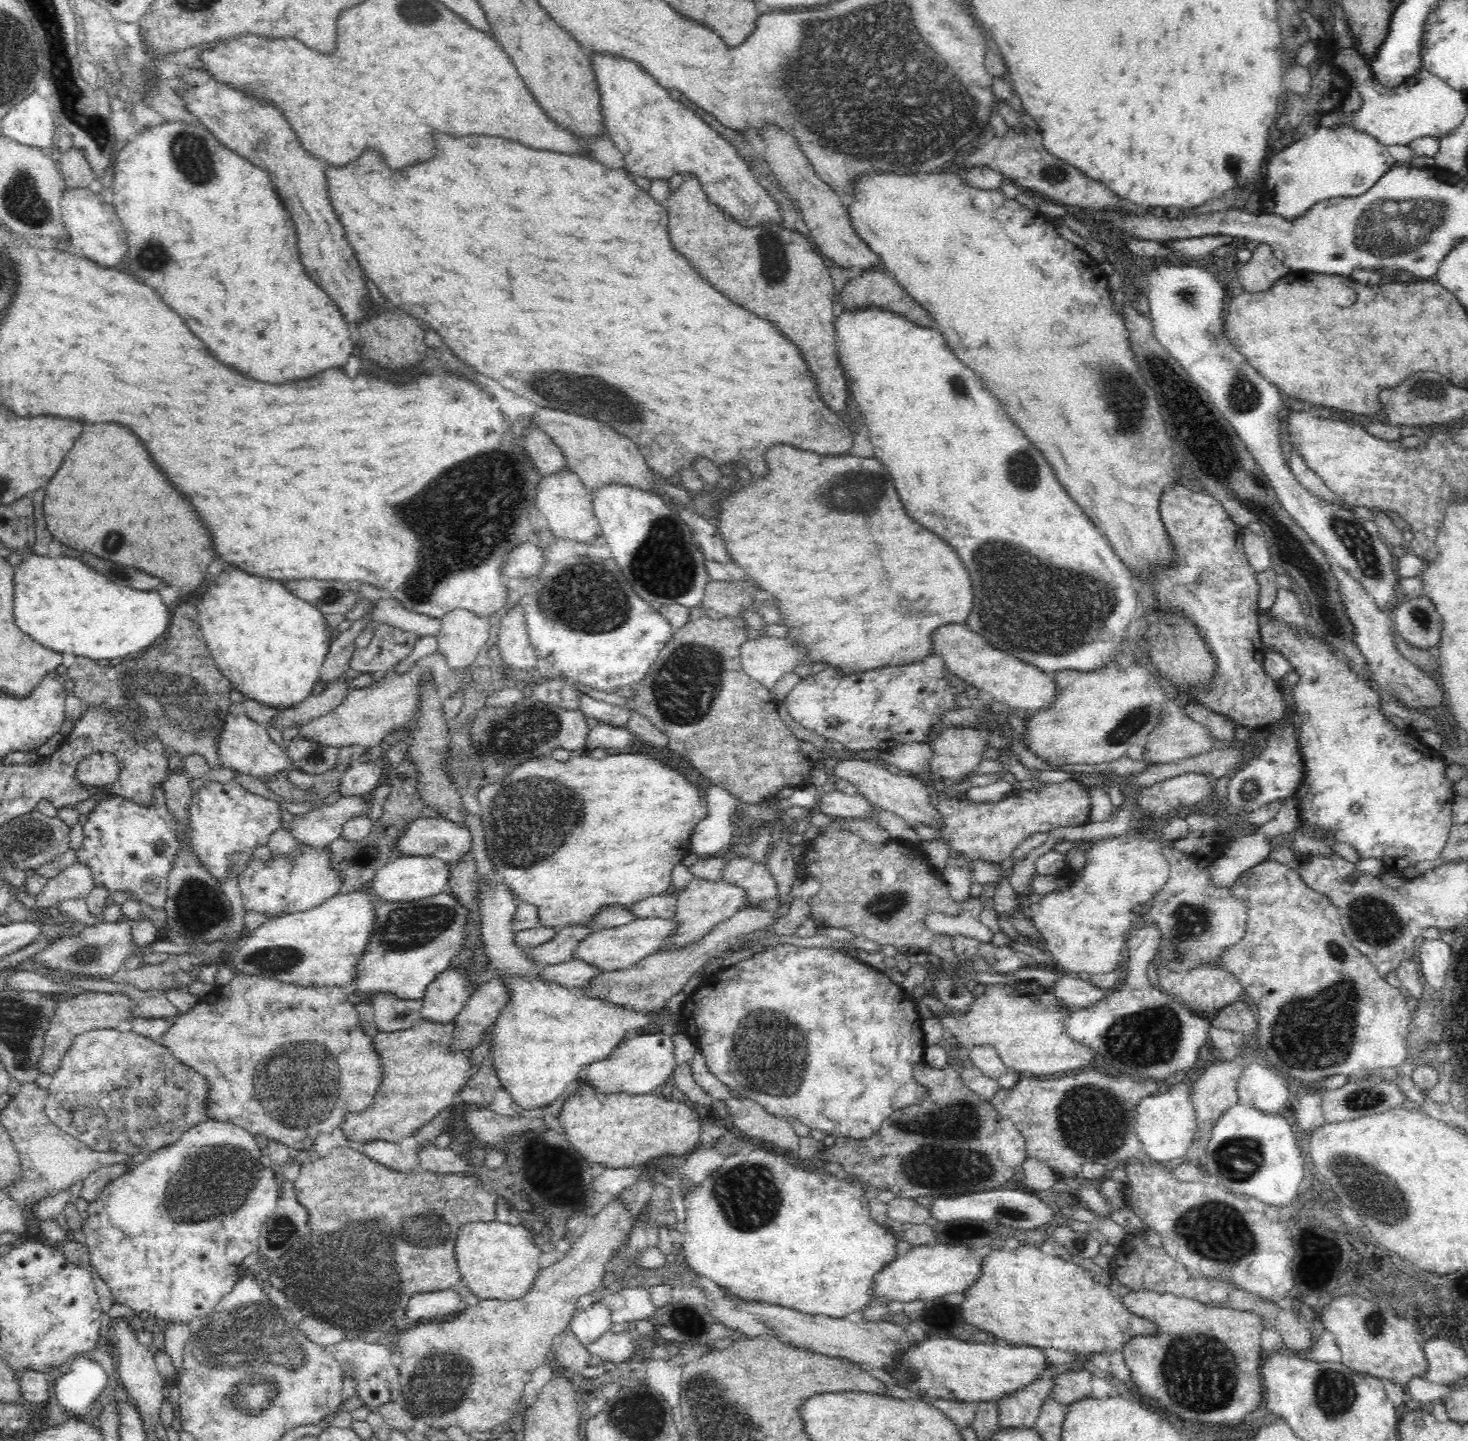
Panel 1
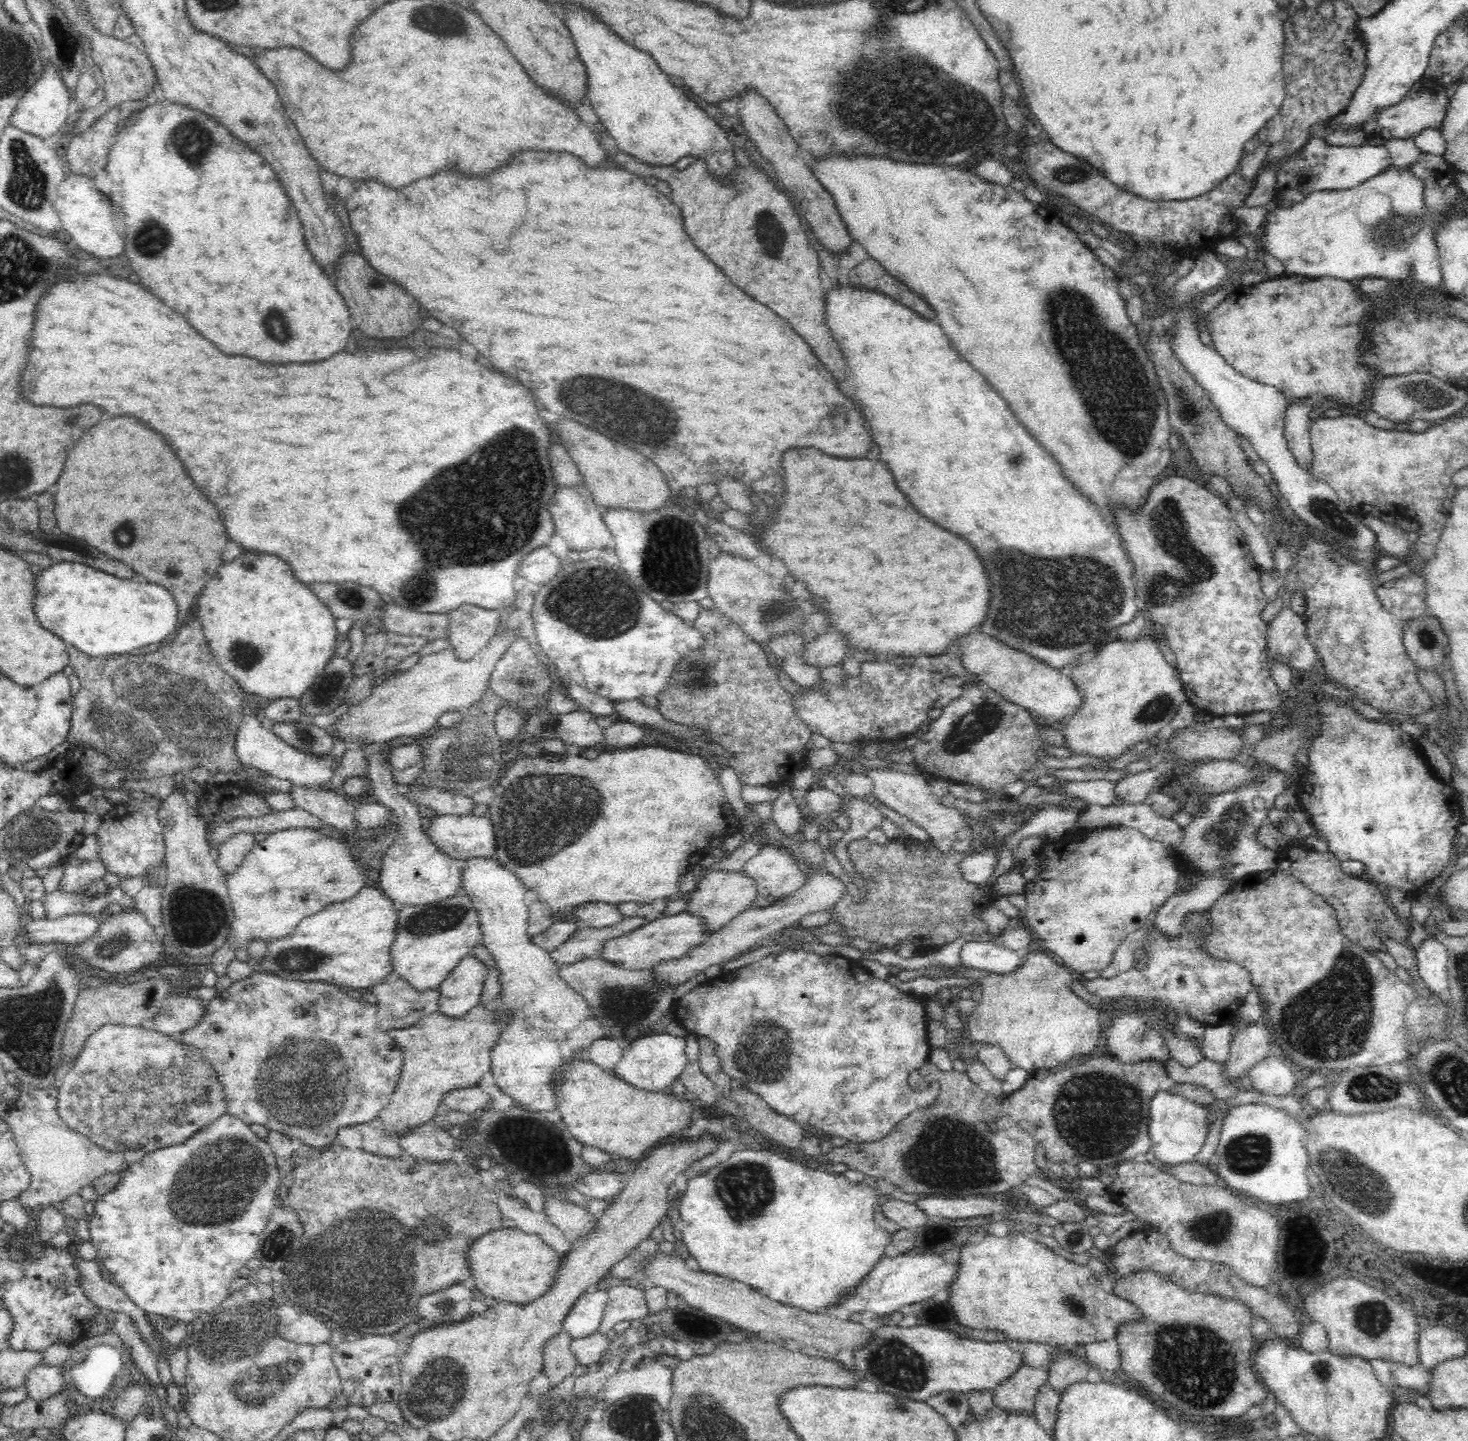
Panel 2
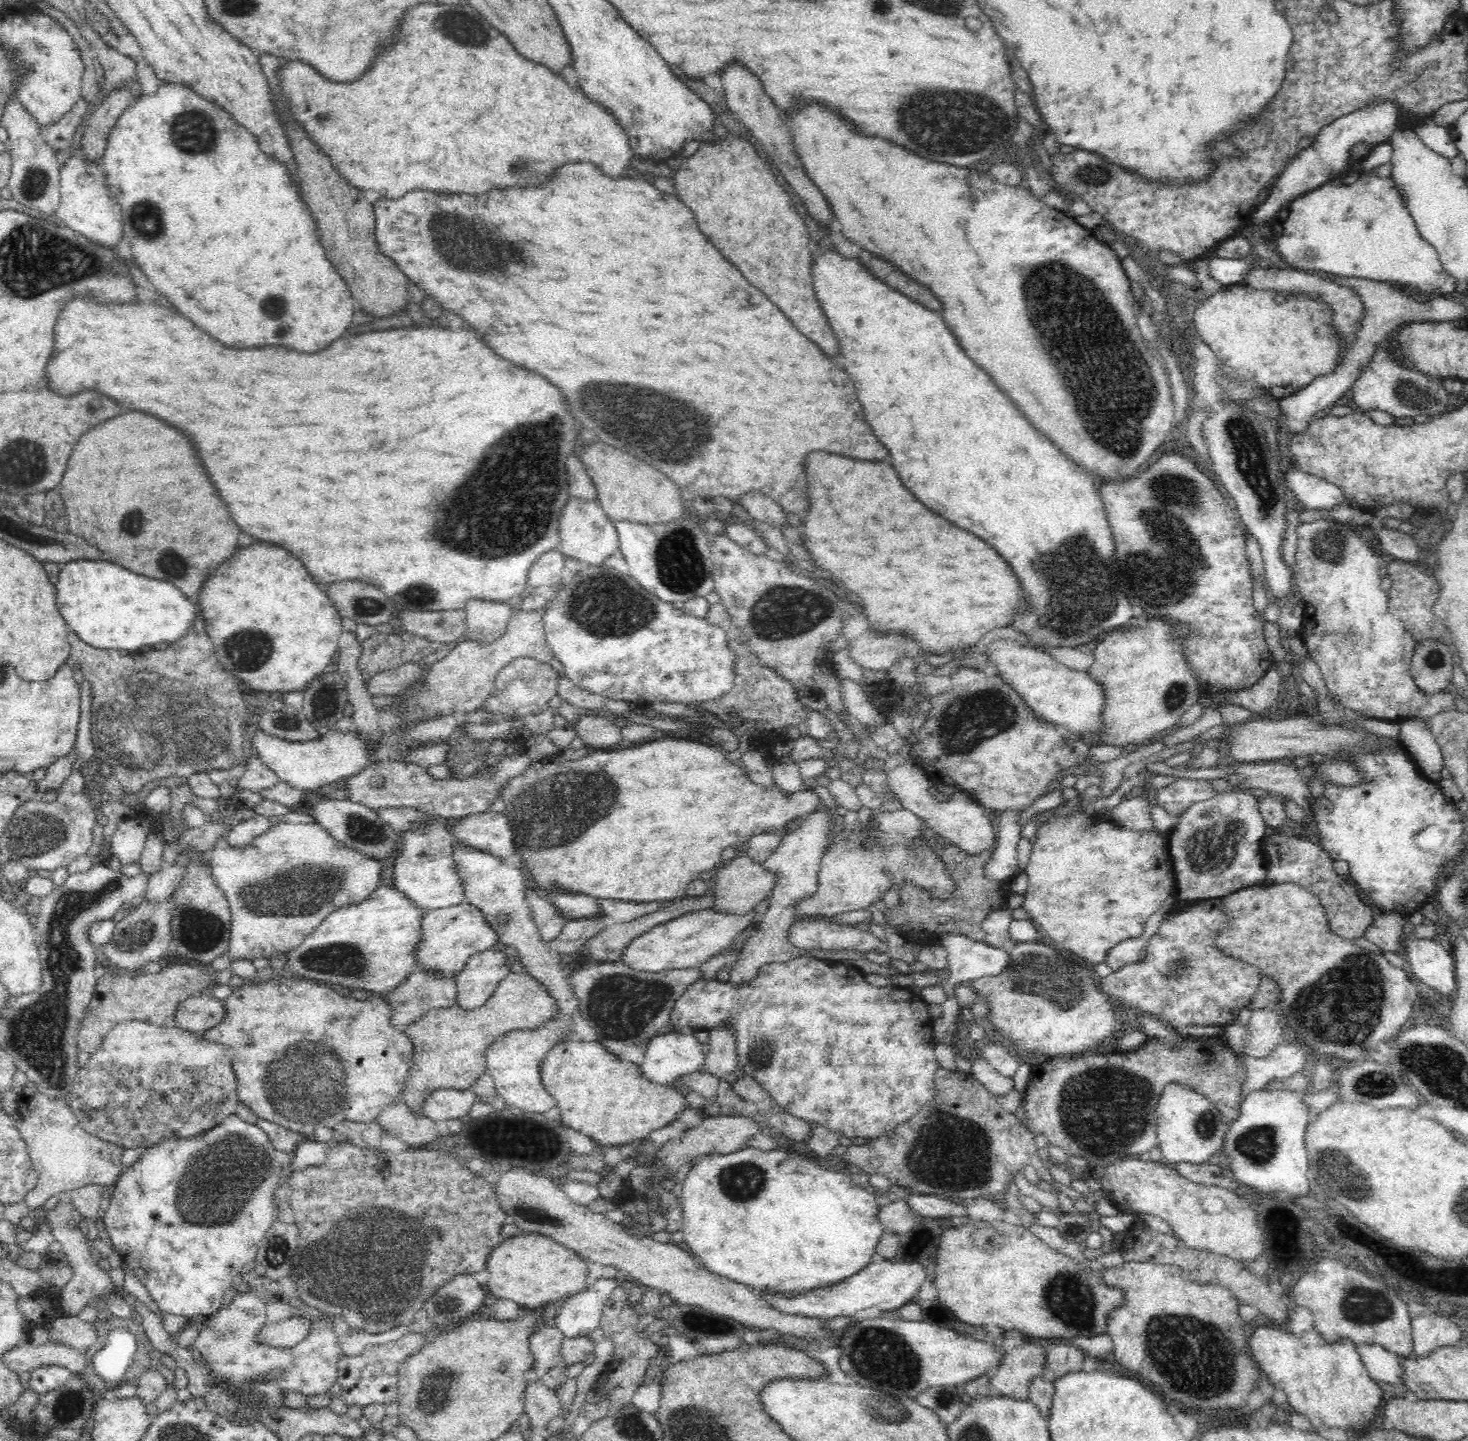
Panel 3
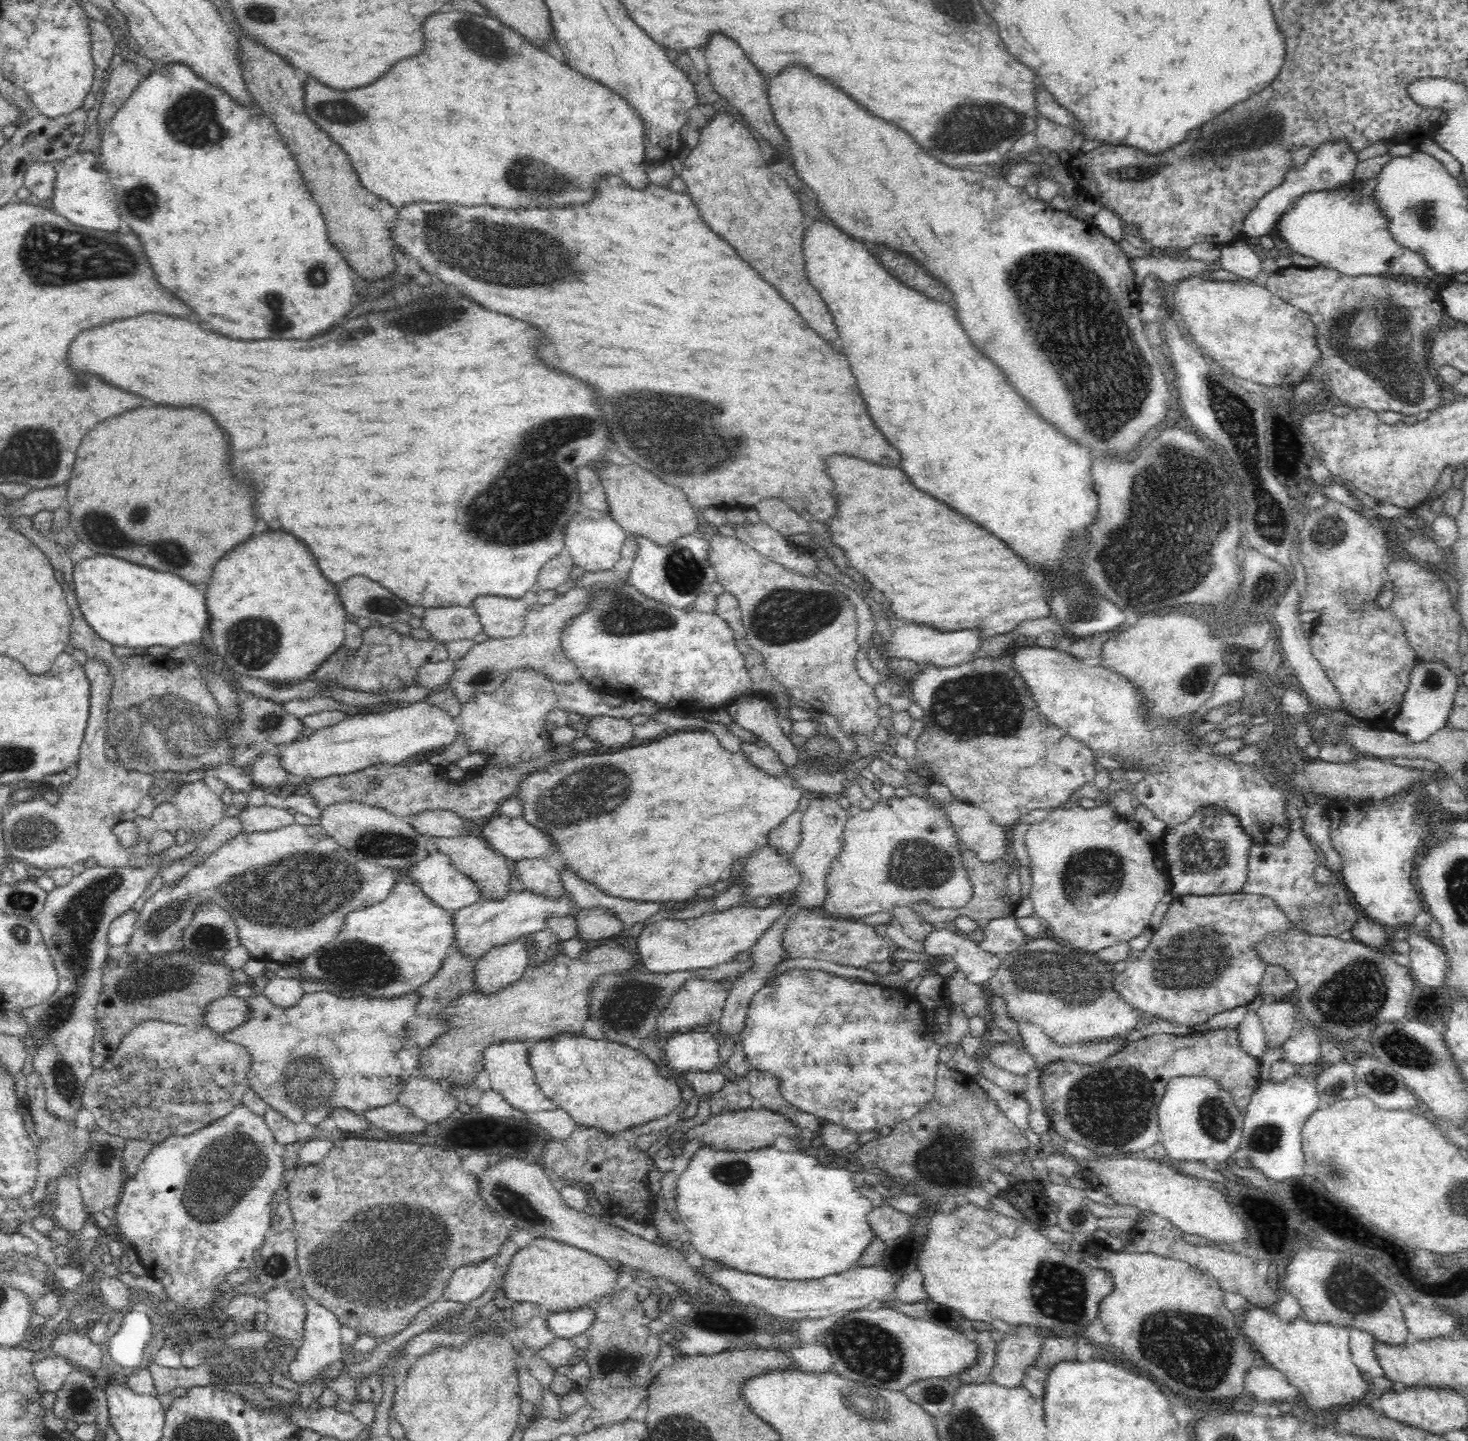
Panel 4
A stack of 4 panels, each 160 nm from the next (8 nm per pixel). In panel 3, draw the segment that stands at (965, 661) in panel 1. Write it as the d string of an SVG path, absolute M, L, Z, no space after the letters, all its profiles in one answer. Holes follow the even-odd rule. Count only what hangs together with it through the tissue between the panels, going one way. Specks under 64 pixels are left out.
M996 638L986 650L988 660L997 666L1000 677L1006 679L1014 692L1046 722L1063 724L1074 736L1082 732L1098 732L1102 728L1102 712L1106 704L1106 693L1100 681L1088 671L1078 671L1058 662L1045 650L1028 647L1019 639Z

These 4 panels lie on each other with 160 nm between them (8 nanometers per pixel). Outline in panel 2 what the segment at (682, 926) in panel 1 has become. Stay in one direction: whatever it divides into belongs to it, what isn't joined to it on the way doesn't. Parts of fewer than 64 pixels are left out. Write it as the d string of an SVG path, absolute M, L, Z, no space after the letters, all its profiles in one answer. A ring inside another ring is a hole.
M706 870L701 877L698 878L698 886L694 892L685 895L689 900L686 906L686 912L691 912L695 916L700 916L706 924L709 932L724 929L734 918L743 914L744 910L754 905L758 890L756 882L743 874L743 872L727 872L726 870L718 870L712 872Z

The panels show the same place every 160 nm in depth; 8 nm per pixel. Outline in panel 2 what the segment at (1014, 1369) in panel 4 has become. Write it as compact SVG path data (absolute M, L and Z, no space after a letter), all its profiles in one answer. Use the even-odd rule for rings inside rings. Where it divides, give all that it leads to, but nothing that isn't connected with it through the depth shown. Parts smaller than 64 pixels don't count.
M1020 1366L1016 1374L993 1388L994 1403L999 1409L1034 1414L1038 1389L1047 1384L1048 1372L1042 1368Z

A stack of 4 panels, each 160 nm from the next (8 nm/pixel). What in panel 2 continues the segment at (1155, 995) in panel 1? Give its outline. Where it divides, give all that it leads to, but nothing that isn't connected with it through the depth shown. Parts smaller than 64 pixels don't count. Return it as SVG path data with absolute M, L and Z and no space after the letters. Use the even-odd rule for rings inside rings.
M1224 874L1200 878L1189 891L1178 892L1168 898L1152 916L1150 927L1160 930L1168 937L1178 936L1184 930L1183 920L1189 913L1207 910L1236 883L1234 879L1224 877ZM1146 1009L1141 1011L1125 1011L1106 1029L1100 1028L1100 1033L1106 1035L1106 1044L1109 1048L1109 1056L1112 1056L1126 1064L1138 1061L1160 1061L1164 1064L1170 1060L1169 1052L1163 1039L1164 1031L1172 1031L1181 1037L1188 1037L1199 1041L1203 1038L1205 1027L1202 1022L1188 1018L1187 1016L1177 1016L1174 1012L1167 1012L1160 1009Z

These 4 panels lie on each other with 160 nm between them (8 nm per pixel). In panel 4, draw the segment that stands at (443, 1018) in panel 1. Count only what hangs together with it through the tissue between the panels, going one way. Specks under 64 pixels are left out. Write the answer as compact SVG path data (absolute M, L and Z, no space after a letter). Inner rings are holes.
M525 935L493 947L477 959L474 990L480 990L483 994L494 994L522 978L530 964L526 944L534 944L533 936Z

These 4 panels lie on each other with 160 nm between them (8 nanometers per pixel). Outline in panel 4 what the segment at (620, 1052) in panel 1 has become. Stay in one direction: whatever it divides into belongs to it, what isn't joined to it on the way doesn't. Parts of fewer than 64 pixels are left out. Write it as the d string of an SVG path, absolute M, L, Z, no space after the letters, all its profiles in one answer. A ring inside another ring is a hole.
M690 1030L663 1038L666 1045L663 1048L662 1059L676 1076L682 1076L688 1071L714 1071L718 1062L721 1062L722 1039L716 1033Z

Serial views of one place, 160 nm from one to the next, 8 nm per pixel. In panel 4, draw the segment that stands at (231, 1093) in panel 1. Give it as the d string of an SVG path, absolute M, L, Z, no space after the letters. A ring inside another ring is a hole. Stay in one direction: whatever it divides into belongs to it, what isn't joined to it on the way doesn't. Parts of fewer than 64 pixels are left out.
M415 991L406 996L396 998L341 998L336 994L330 992L312 992L311 994L305 993L299 1004L291 1008L281 1008L275 1006L264 994L259 993L246 998L250 1006L250 1016L248 1020L234 1028L232 1032L222 1034L224 1039L230 1042L236 1042L239 1045L246 1047L252 1062L248 1068L248 1082L250 1088L260 1097L264 1102L278 1110L279 1113L286 1115L286 1118L294 1123L302 1122L305 1120L311 1125L318 1125L326 1118L330 1119L330 1114L335 1108L346 1108L354 1111L358 1116L363 1116L366 1110L376 1108L379 1106L386 1106L390 1103L396 1102L398 1095L403 1091L406 1081L412 1076L412 1070L415 1066L419 1066L420 1054L422 1050L426 1050L428 1046L432 1046L444 1032L450 1030L450 1021L446 1021L444 1017L436 1013L420 1013L418 1011L419 992Z

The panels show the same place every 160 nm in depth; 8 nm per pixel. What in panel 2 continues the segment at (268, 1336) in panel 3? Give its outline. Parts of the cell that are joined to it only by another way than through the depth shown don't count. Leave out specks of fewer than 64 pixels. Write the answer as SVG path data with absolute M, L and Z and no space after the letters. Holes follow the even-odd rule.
M304 1310L304 1314L300 1314L300 1318L294 1319L292 1324L278 1326L278 1337L291 1342L312 1345L320 1342L329 1343L332 1332L328 1330L322 1318L318 1318L316 1314L312 1316L312 1313L308 1314L308 1311Z

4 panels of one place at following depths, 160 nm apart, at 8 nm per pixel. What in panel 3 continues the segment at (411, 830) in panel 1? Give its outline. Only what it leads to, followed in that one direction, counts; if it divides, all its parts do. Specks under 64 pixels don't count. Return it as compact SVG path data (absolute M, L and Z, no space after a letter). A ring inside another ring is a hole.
M488 810L462 817L458 819L458 824L453 826L452 833L457 844L472 847L495 857L505 859L519 852L514 839L514 829L504 813Z

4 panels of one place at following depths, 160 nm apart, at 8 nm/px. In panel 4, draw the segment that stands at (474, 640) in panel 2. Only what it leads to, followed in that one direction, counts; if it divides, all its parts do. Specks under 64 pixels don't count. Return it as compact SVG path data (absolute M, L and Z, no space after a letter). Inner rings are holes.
M481 595L473 606L480 617L482 632L491 638L514 637L524 630L529 605L522 598Z

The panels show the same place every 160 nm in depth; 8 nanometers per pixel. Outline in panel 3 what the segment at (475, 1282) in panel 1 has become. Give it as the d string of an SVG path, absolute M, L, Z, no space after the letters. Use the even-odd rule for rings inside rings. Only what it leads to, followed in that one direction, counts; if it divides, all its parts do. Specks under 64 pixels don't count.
M522 1233L511 1239L502 1240L486 1260L490 1272L487 1285L492 1299L507 1298L528 1309L538 1309L549 1303L586 1290L588 1264L574 1250L566 1248L554 1239L538 1233Z

